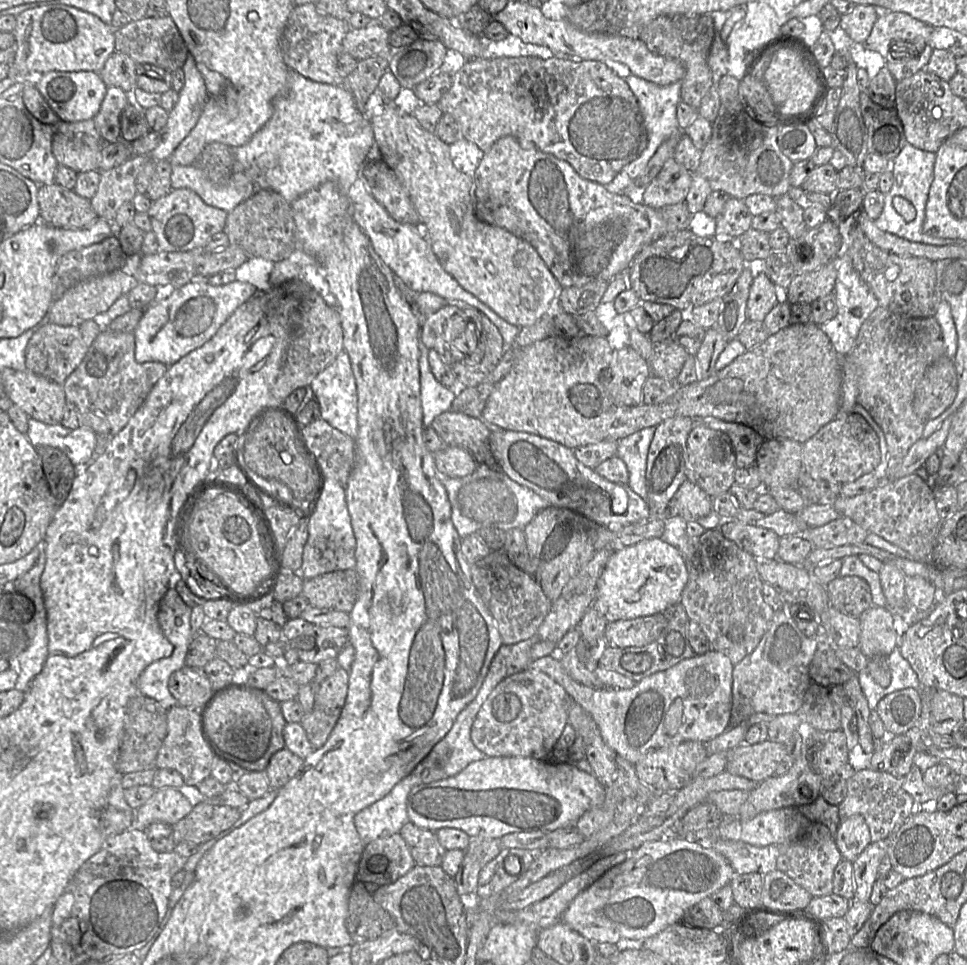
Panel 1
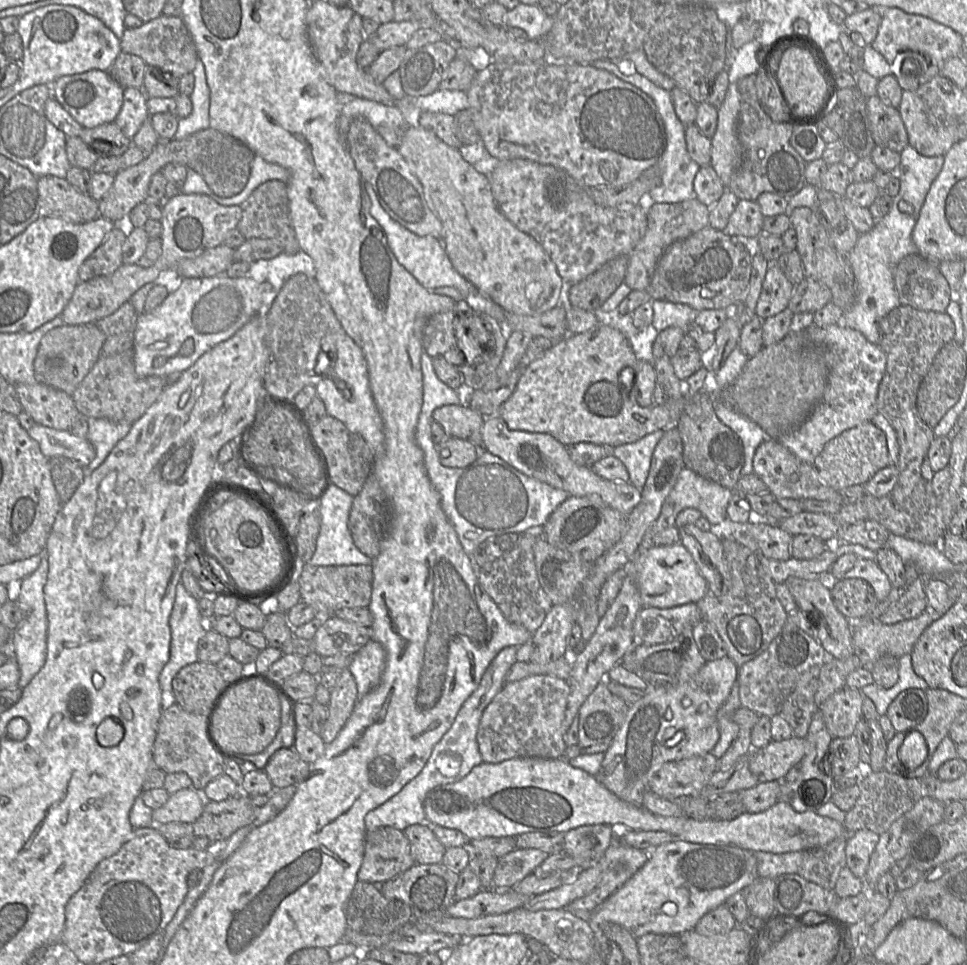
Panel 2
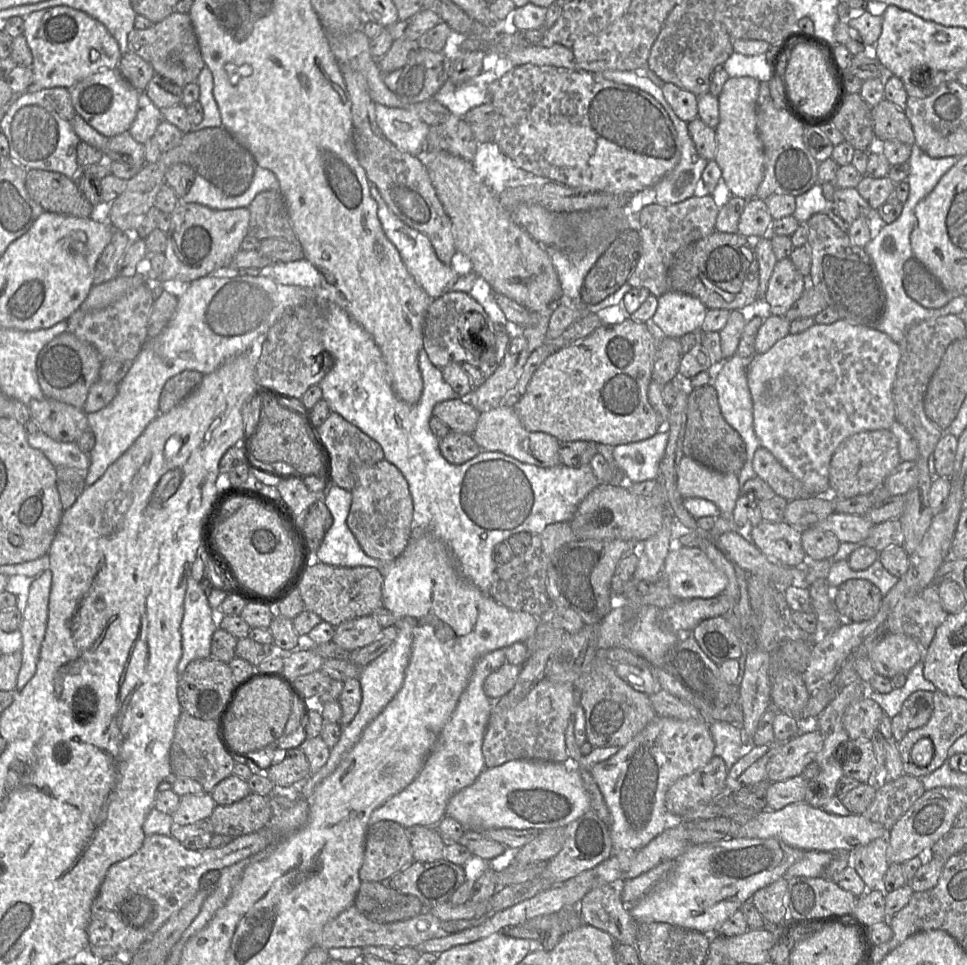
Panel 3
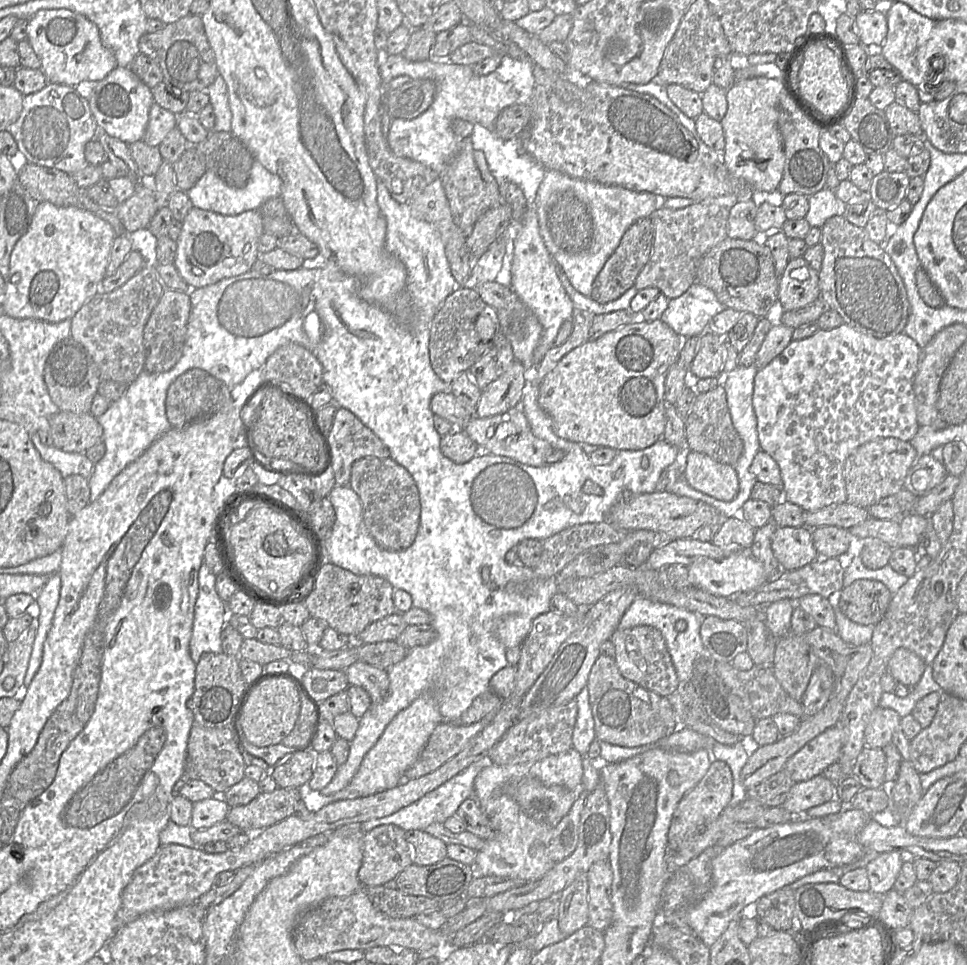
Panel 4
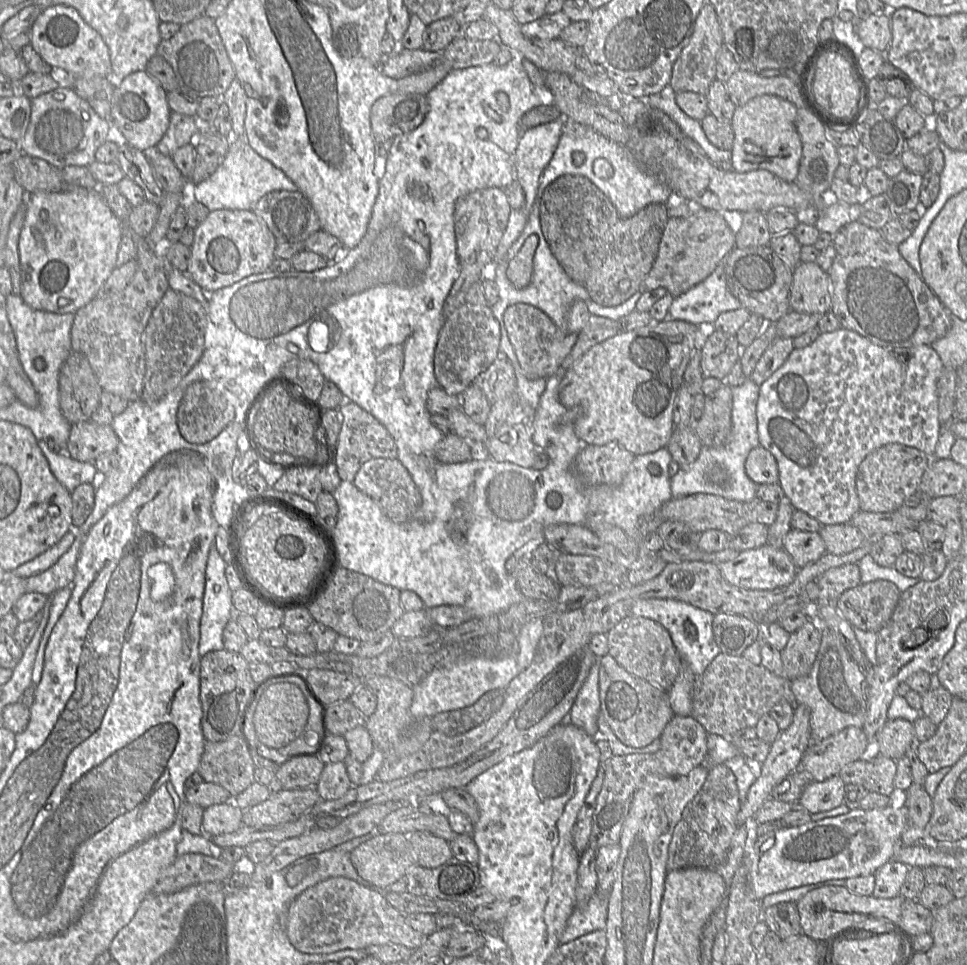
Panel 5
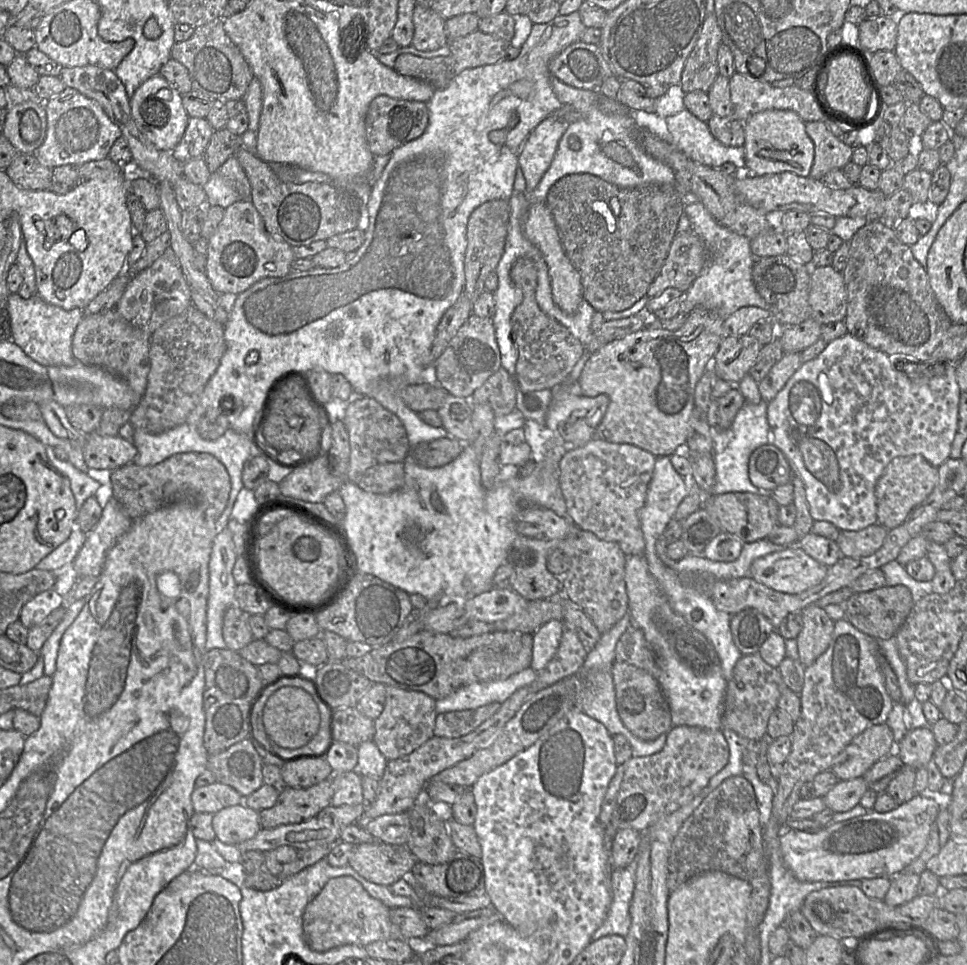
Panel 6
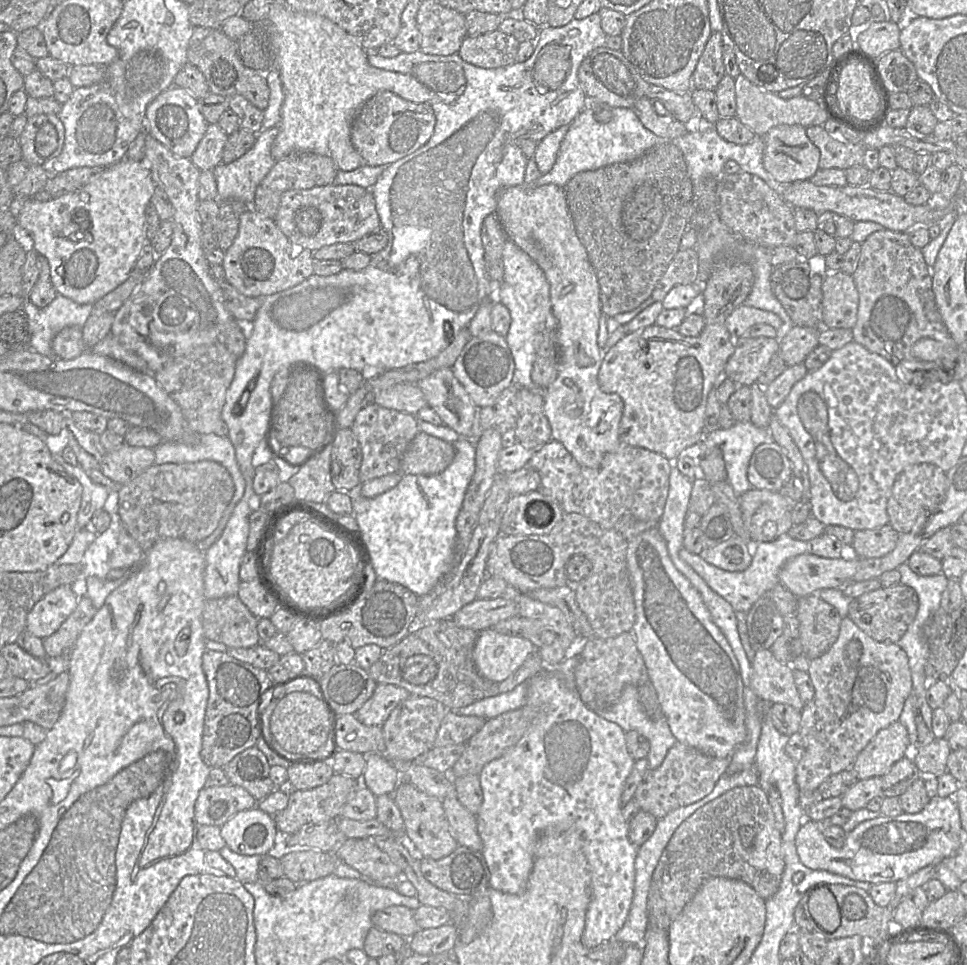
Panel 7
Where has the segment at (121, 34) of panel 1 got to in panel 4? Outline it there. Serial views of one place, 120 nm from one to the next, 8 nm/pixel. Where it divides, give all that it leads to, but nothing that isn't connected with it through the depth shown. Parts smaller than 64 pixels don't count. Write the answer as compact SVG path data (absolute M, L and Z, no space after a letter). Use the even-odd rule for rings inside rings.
M188 14L166 24L155 33L146 33L139 40L141 54L154 59L160 66L164 81L186 92L207 89L219 76L214 52L205 33L201 15Z

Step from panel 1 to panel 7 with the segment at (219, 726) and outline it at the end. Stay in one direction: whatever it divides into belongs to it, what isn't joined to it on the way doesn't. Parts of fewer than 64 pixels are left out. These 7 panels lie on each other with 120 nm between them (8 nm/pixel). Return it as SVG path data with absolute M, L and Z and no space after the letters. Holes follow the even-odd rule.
M292 692L275 706L270 717L271 733L277 743L293 754L310 754L317 751L328 739L330 718L322 699L307 692Z

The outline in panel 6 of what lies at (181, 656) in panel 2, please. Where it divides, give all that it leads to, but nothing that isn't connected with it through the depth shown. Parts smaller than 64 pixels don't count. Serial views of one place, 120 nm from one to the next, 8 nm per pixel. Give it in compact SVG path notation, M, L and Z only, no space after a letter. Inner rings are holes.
M225 528L214 537L208 565L209 593L206 615L206 651L227 648L223 638L223 617L225 611L233 604L236 604L235 591L238 584L233 577L232 571L237 558L232 533L228 528Z

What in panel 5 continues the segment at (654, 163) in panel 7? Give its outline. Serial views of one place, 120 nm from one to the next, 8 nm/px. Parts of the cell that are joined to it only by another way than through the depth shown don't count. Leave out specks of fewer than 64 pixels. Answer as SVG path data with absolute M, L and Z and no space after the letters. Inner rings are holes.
M564 175L546 186L540 205L540 224L550 249L559 264L574 282L583 286L590 299L599 306L616 307L623 304L636 292L657 257L660 242L669 220L665 203L652 203L635 215L622 218L610 199L582 175Z

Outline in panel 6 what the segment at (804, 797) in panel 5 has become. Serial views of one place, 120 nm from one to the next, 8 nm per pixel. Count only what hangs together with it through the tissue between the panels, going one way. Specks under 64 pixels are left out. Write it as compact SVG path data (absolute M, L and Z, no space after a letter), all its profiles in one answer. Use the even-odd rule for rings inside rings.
M862 777L840 780L822 798L826 808L834 811L834 813L845 812L858 805L862 795L868 789L868 785Z

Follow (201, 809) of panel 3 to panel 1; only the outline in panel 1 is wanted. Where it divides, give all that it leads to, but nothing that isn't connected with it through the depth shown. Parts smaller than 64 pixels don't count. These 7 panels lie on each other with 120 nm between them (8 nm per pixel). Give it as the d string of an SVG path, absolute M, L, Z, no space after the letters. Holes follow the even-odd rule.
M159 788L145 804L134 810L132 828L141 828L145 832L145 828L154 822L173 825L188 815L192 808L192 803L180 788Z

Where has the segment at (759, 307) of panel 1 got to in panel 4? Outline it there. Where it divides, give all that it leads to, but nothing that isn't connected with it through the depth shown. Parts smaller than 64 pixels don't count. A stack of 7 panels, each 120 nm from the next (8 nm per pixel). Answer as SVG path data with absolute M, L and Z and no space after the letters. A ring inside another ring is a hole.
M803 257L790 259L779 277L778 301L786 311L809 305L820 297L819 276Z

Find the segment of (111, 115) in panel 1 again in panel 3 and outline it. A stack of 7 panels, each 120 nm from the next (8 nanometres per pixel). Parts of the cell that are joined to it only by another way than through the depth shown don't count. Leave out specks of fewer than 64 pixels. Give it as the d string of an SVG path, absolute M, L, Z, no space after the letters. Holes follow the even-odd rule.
M141 91L136 118L128 132L138 143L145 144L154 137L162 120L162 111L150 100L145 91Z

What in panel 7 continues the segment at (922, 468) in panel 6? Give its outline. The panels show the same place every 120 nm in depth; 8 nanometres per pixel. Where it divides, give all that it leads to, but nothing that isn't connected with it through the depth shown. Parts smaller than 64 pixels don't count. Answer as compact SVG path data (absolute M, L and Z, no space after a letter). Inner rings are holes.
M929 463L915 464L907 467L896 478L888 502L889 523L899 534L919 534L930 516L945 499L947 476L945 472Z

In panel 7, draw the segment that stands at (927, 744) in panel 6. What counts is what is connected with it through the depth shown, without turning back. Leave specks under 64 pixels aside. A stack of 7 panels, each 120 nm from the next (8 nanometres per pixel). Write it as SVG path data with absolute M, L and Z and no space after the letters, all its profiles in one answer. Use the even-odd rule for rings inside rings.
M935 738L930 744L918 747L912 753L912 760L921 774L939 777L947 772L947 759L951 751L944 738Z

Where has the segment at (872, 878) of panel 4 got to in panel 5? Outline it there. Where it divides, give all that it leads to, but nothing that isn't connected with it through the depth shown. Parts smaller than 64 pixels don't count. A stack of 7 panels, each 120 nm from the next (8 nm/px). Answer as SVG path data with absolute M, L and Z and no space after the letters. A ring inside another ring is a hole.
M895 860L886 862L874 873L875 887L872 895L883 899L899 896L909 868L906 864Z

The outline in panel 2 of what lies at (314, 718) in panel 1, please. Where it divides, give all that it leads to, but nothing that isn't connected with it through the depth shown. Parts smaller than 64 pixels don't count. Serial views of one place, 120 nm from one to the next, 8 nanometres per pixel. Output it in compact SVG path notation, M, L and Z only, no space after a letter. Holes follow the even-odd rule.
M345 669L340 672L336 685L330 690L330 701L327 705L328 717L320 736L326 745L337 737L357 701L356 682L351 672Z

